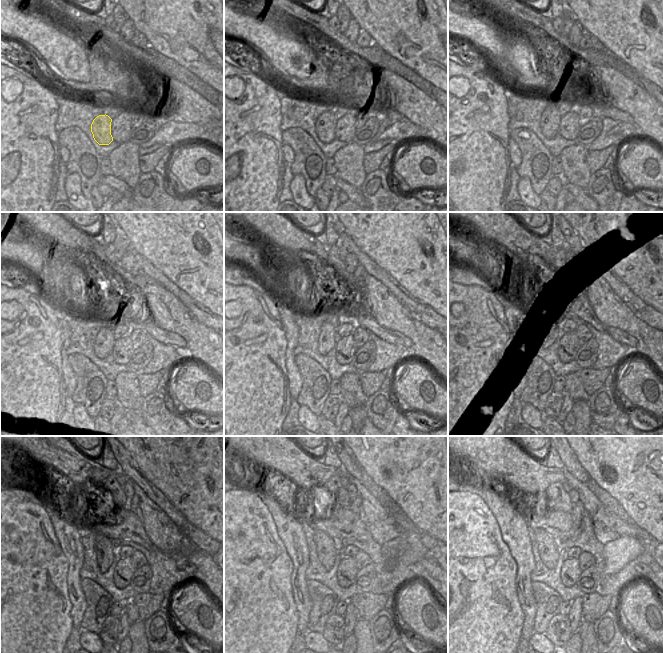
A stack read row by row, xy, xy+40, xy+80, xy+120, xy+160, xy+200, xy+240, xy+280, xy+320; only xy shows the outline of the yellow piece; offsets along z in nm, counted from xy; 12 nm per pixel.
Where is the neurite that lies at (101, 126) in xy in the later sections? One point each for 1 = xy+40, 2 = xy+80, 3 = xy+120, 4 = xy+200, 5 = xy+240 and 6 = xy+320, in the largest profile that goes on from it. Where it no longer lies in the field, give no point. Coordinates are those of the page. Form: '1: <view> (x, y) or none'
1: xy+40 (325, 125)
2: xy+80 (550, 120)
3: xy+120 (104, 341)
4: xy+200 (553, 330)
5: xy+240 (104, 547)
6: xy+320 (548, 550)

